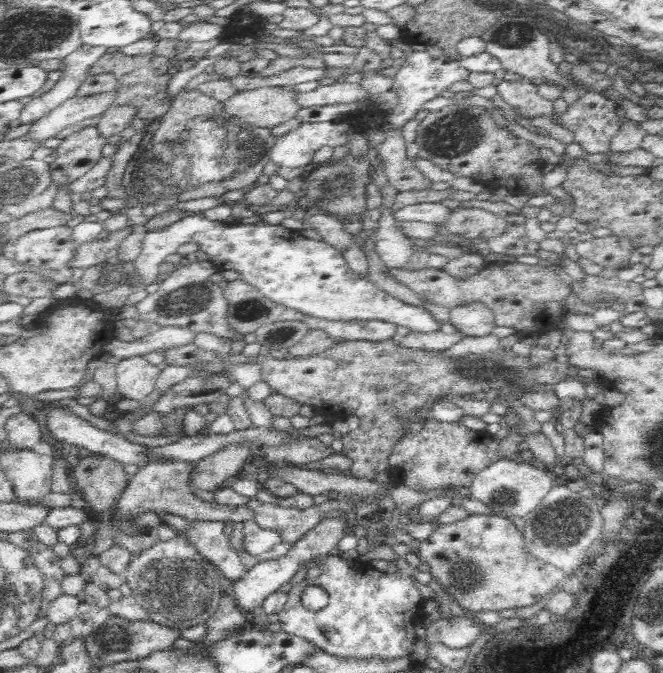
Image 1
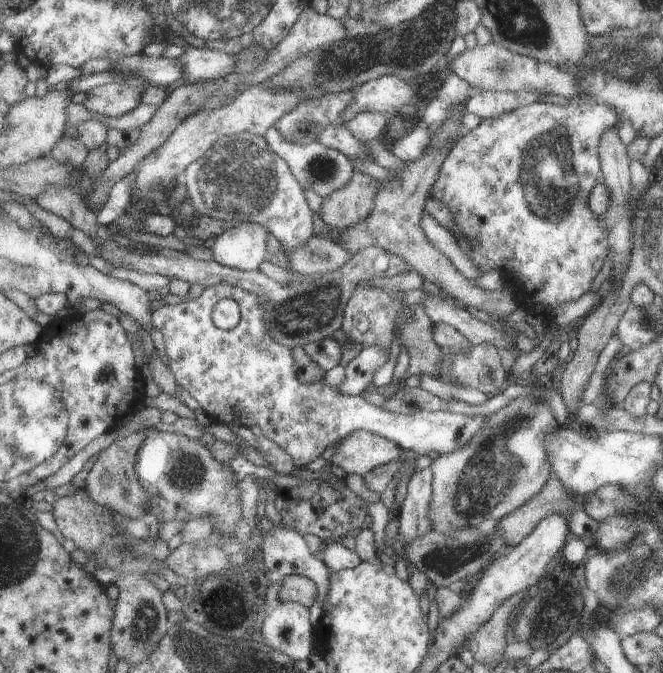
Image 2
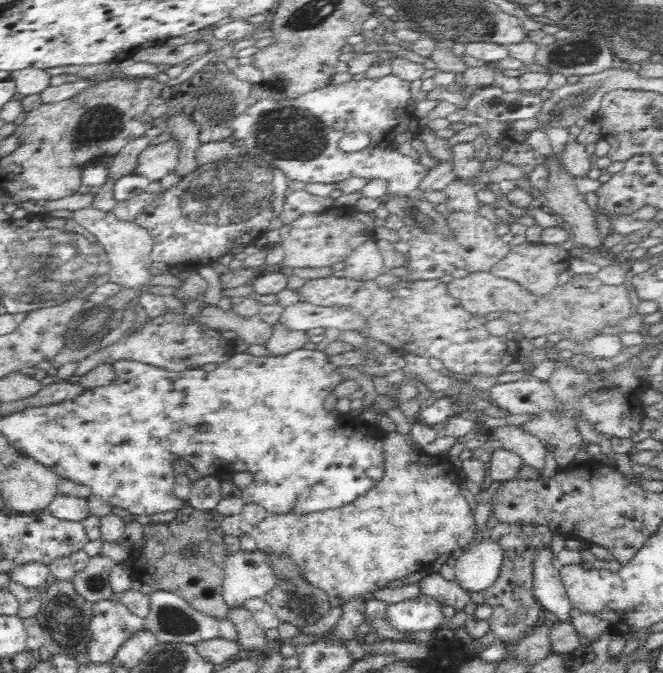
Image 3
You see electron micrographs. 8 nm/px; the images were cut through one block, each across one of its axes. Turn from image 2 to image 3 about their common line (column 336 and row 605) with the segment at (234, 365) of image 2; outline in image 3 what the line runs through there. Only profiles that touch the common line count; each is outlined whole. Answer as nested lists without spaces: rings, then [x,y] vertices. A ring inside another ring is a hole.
[[[418,593],[413,599],[388,604],[387,620],[400,632],[432,630],[437,631],[444,622],[442,612],[440,612],[439,599],[430,598],[429,596]]]

